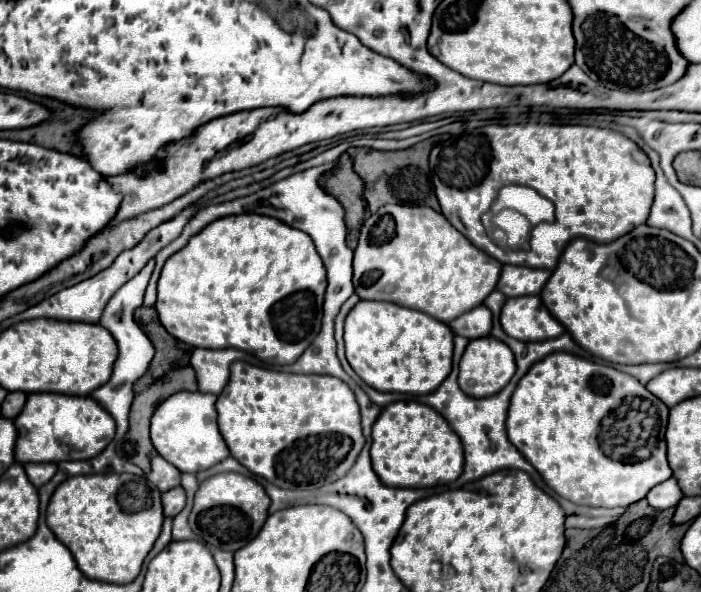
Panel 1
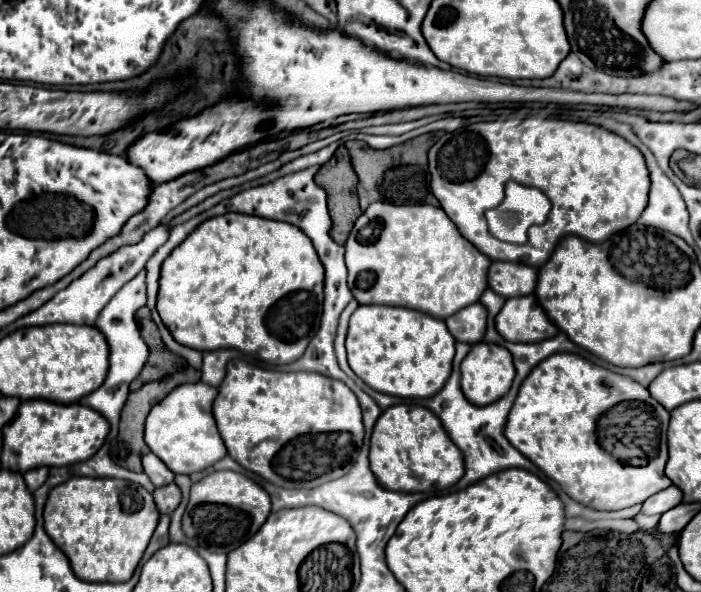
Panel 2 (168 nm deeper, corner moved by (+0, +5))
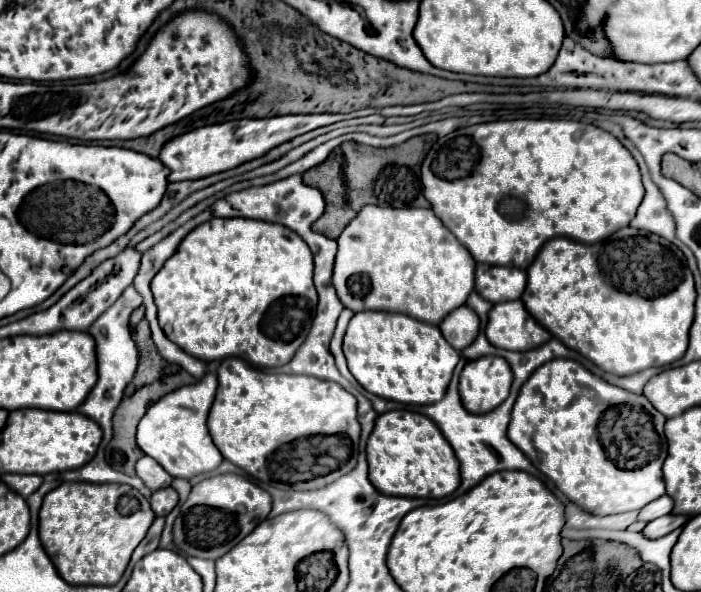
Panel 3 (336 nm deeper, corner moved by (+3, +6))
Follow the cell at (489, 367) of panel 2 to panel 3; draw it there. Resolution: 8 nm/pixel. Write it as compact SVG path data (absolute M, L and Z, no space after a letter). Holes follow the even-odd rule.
M483 356L469 362L459 378L461 404L471 414L485 414L497 408L511 388L511 368L499 356Z

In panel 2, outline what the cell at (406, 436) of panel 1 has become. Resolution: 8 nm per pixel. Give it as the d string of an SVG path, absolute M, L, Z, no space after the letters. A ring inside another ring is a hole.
M392 405L382 411L374 425L370 469L378 483L390 491L434 493L452 487L464 475L464 457L430 409L422 405Z

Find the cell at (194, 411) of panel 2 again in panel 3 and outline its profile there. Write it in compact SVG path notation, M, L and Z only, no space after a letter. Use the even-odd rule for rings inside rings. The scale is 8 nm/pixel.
M207 372L197 384L177 388L157 400L137 426L137 446L143 450L143 454L157 460L173 478L191 478L211 472L223 462L223 456L207 430L207 414L215 400L215 390L217 376Z

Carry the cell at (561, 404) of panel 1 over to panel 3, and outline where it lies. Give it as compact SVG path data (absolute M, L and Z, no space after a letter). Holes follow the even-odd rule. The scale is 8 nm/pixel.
M557 358L537 368L523 384L511 412L507 436L541 474L545 474L585 512L609 516L641 510L649 502L657 500L657 496L665 494L665 480L661 472L663 458L655 458L651 464L637 470L619 470L611 460L607 460L595 428L601 414L617 404L641 406L649 414L649 424L655 424L655 430L663 430L661 426L665 424L665 416L661 416L645 396L607 384L585 370L579 362Z

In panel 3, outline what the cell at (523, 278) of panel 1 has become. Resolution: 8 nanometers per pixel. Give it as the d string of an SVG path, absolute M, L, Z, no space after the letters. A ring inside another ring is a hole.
M477 264L475 292L491 304L519 300L525 290L525 270L513 266Z

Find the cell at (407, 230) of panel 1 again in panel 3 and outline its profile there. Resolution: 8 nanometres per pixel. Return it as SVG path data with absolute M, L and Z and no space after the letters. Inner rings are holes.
M365 206L351 222L349 226L343 230L343 234L337 238L339 250L335 256L335 264L333 264L333 286L335 292L341 300L341 304L345 308L351 308L353 312L363 312L363 310L387 310L387 312L399 312L399 314L407 314L407 316L415 316L415 320L423 320L427 324L441 324L441 320L453 312L455 308L463 306L467 296L473 292L473 268L475 268L475 260L473 256L469 256L469 252L465 252L465 248L461 248L459 240L441 224L441 220L437 220L437 216L433 214L433 210L427 208L381 208L381 206Z

